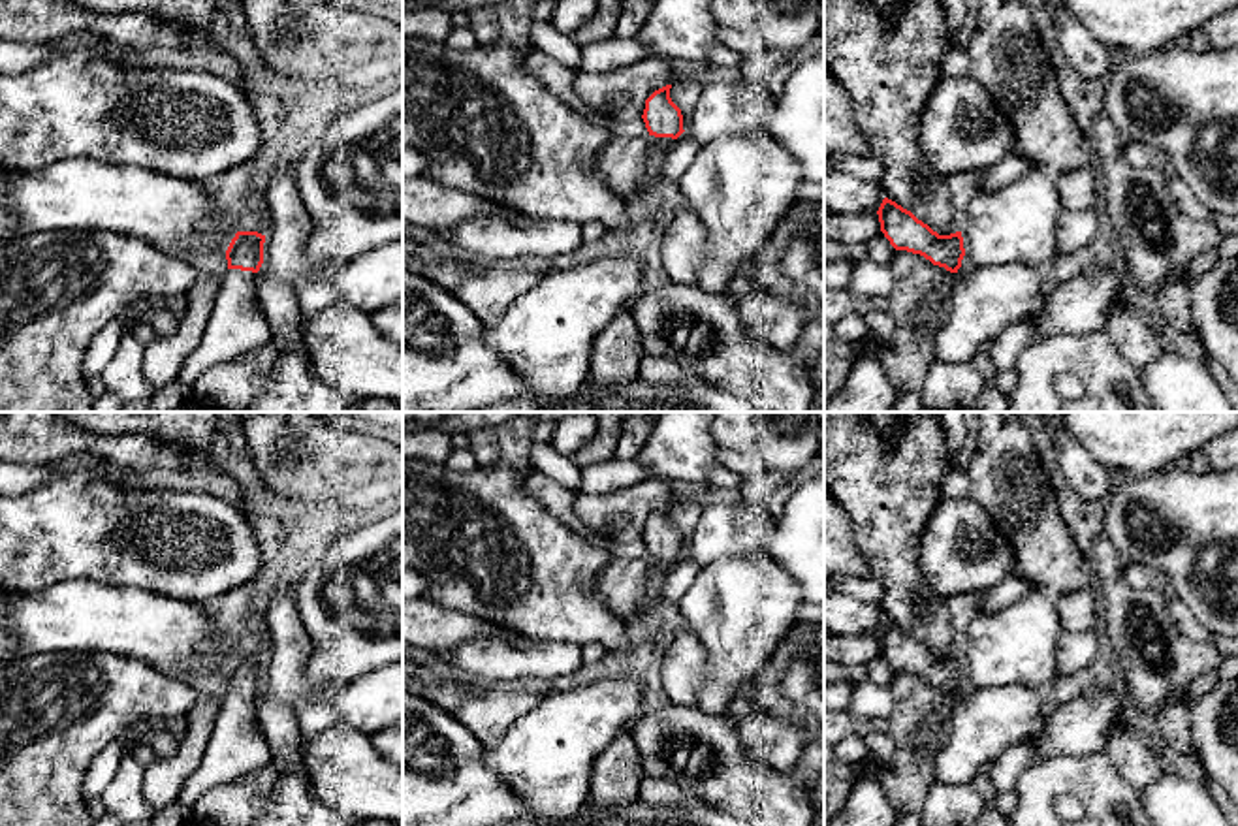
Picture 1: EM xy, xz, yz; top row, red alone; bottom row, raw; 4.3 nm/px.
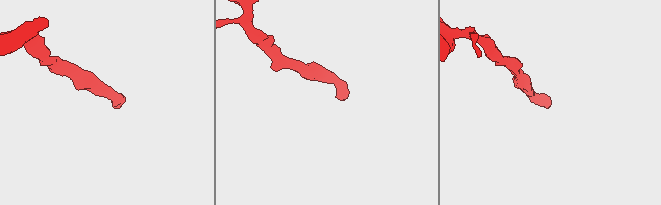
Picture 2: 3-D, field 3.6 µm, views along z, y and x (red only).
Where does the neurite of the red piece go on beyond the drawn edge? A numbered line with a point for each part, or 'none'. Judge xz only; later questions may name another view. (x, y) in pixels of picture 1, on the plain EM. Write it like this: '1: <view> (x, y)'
1: xz (659, 567)

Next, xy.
1: xy (238, 746)

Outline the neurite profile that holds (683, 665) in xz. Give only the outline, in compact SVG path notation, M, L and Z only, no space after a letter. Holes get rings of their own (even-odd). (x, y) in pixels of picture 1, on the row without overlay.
M677 630L662 657L660 679L672 704L694 706L696 689L706 677L706 651L696 634Z

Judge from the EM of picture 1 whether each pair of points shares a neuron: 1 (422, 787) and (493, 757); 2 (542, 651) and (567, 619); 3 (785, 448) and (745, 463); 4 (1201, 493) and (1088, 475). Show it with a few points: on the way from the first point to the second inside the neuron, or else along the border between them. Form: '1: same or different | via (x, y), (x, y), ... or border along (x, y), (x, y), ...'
1: different | border along (482, 747), (486, 764), (516, 793)
2: different | border along (527, 635), (574, 642), (580, 648)
3: different | border along (715, 443), (753, 454), (764, 467)
4: different | border along (1114, 484), (1103, 499)

